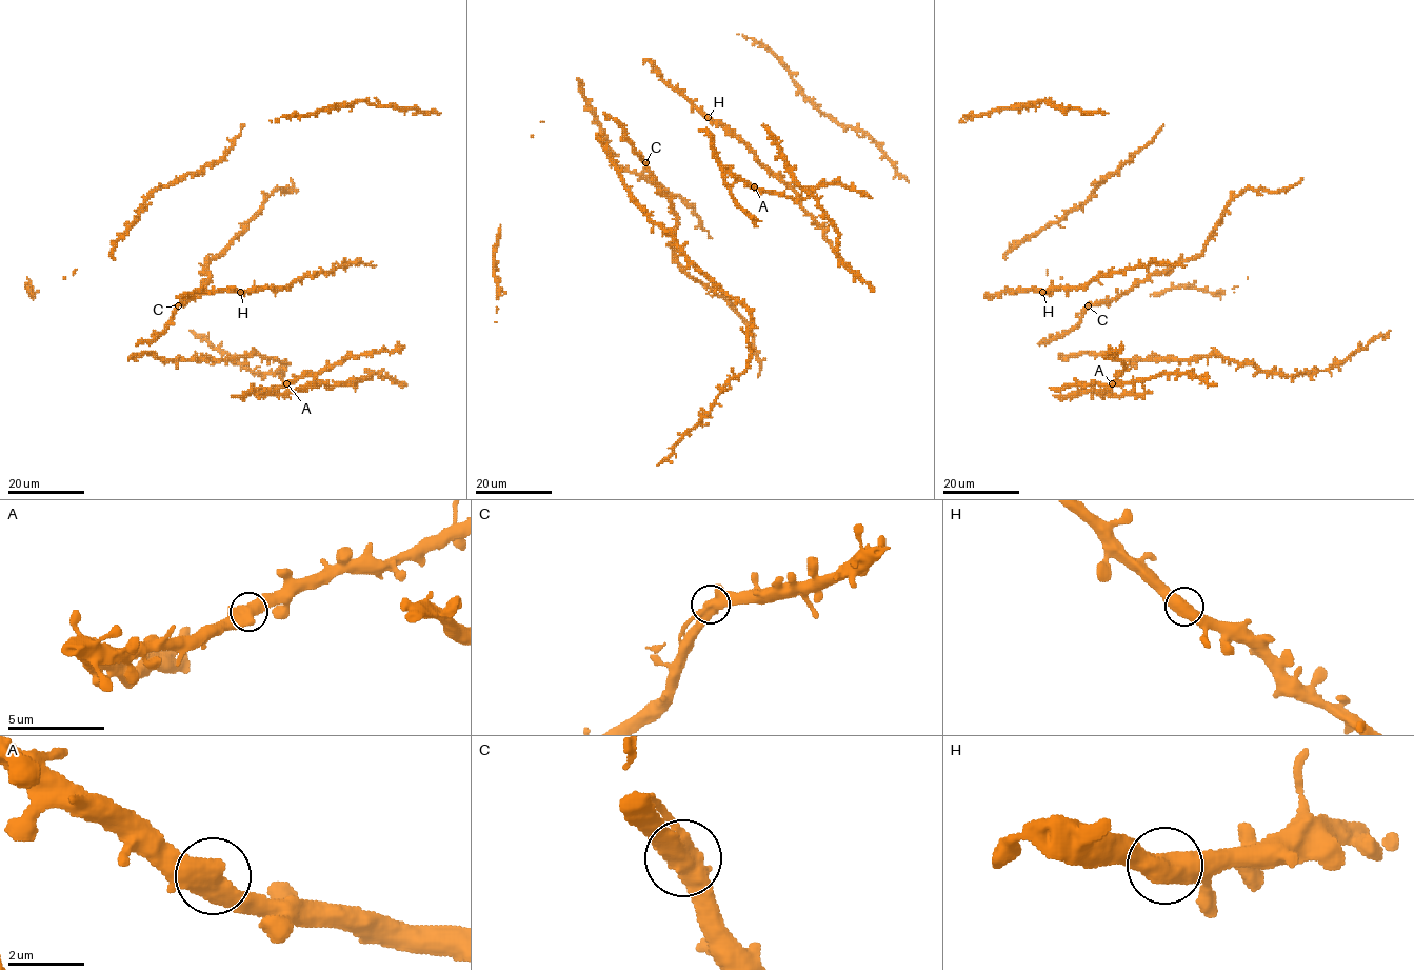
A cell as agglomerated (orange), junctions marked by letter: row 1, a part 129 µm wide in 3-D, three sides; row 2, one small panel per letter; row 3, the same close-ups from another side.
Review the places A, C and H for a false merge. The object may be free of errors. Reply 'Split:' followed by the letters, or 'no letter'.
Split: no letter

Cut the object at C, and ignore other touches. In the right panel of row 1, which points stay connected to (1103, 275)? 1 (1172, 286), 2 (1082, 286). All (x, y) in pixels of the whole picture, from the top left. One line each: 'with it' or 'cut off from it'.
1: with it
2: with it

